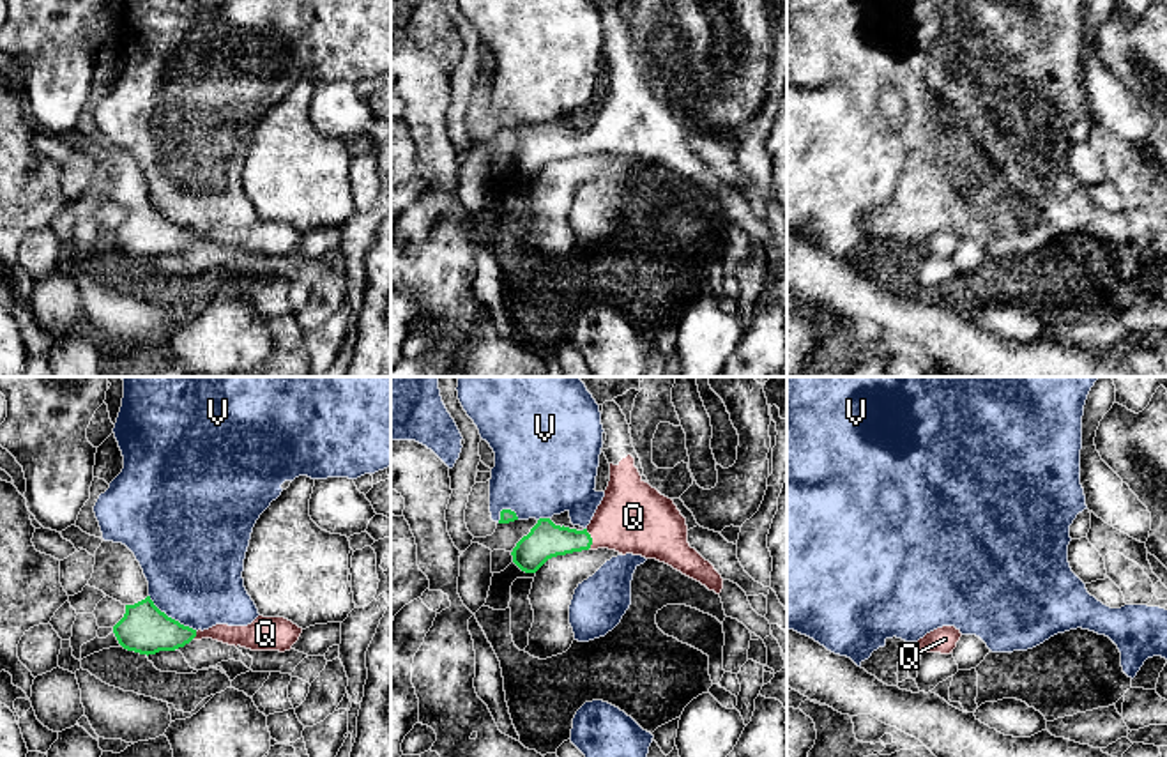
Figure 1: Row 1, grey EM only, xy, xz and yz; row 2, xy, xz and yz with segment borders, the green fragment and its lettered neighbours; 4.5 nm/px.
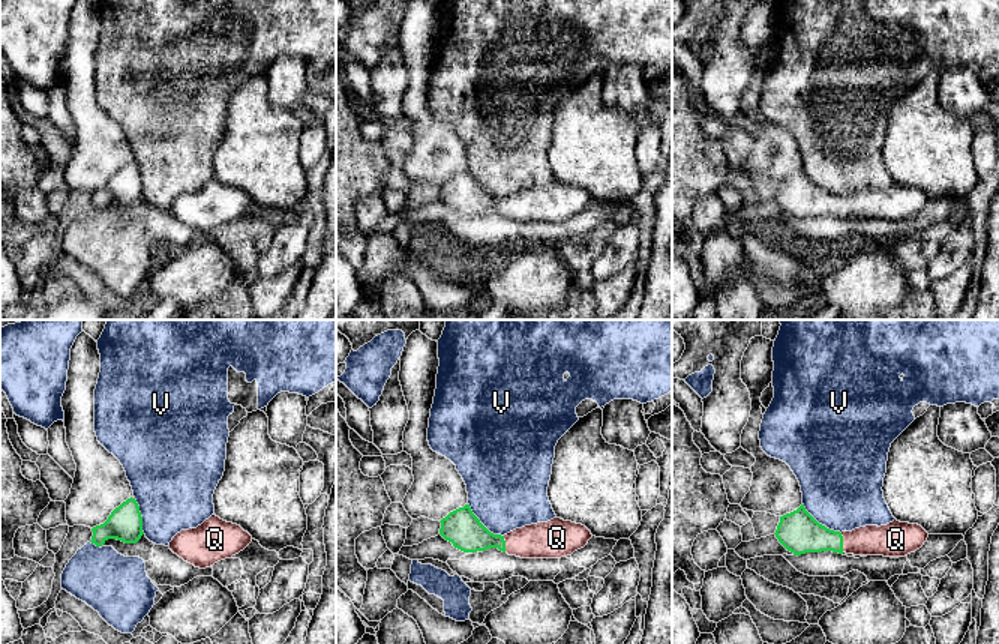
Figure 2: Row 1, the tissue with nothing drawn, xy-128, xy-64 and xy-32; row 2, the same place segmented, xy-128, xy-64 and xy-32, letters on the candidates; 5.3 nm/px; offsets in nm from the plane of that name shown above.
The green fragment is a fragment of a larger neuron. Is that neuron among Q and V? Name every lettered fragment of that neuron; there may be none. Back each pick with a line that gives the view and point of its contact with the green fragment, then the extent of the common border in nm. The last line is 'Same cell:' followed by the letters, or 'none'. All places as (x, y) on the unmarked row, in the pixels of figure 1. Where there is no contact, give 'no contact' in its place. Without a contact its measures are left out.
Q: meets green in xz at (591, 142); contact 90 nm long
Same cell: Q

